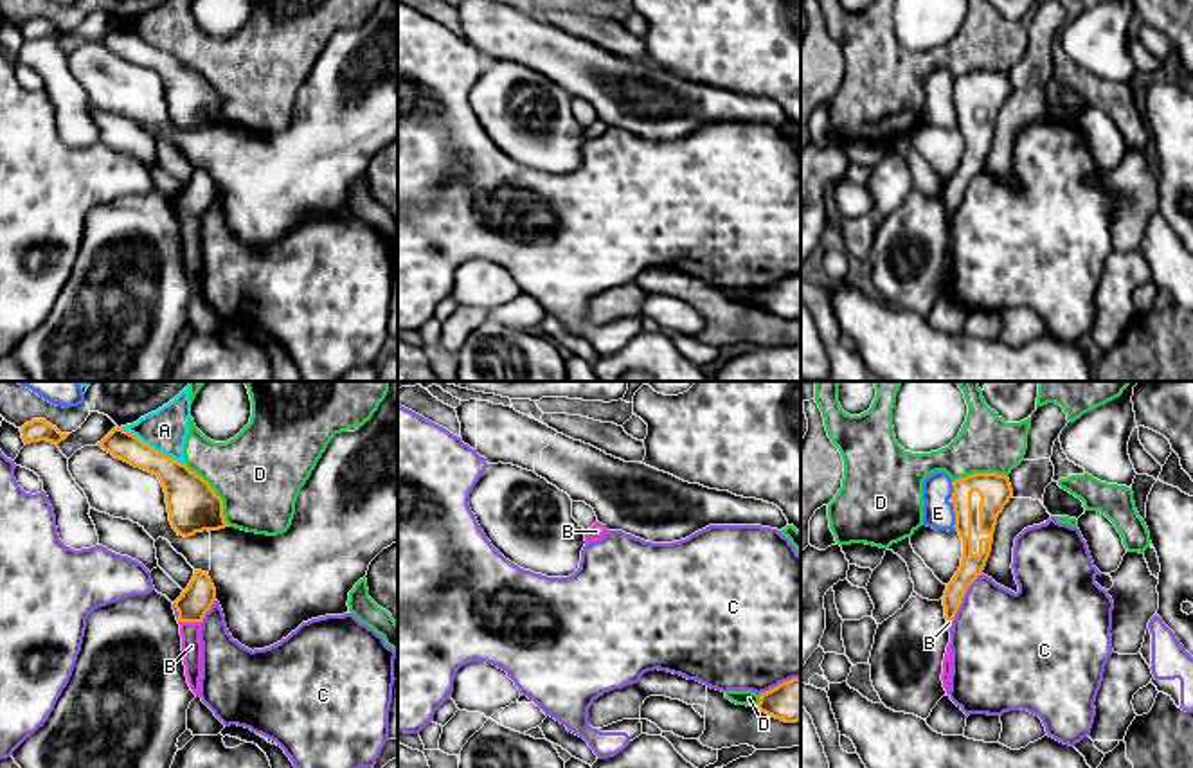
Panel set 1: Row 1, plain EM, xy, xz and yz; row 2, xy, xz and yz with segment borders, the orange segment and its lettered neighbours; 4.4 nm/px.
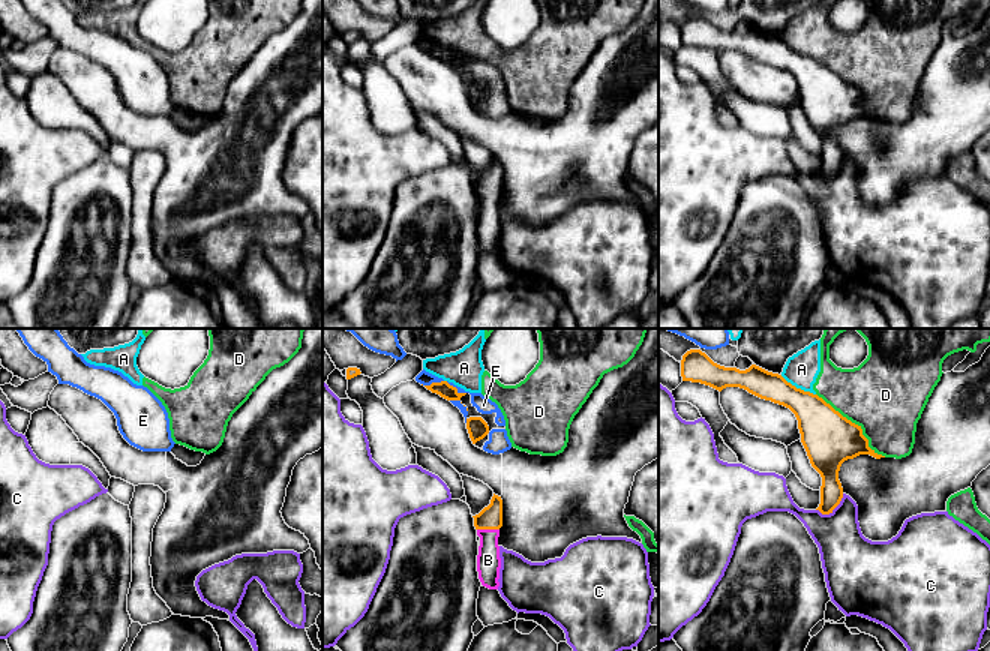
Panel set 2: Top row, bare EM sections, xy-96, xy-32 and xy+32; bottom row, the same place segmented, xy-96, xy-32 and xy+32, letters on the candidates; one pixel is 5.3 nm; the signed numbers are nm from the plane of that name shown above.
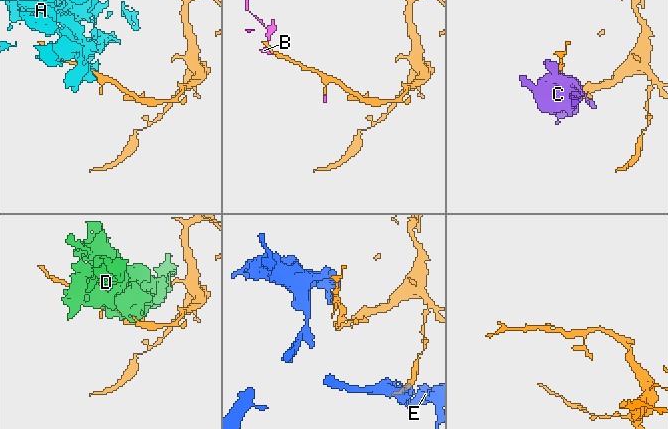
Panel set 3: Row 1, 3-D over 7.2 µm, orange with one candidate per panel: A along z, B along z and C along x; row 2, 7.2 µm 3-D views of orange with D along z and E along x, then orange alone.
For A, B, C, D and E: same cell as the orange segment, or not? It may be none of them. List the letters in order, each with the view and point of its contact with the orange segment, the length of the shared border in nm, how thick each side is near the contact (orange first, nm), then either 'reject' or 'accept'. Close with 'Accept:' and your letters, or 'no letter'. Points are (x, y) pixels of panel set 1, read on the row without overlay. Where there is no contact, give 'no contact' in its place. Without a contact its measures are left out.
A: contact xy (152, 45); length 340 nm; calibres 190 and 190 nm; reject
B: contact xy (189, 218); length 100 nm; calibres 140 and 90 nm; accept
C: contact yz (963, 193); length 260 nm; calibres 110 and 440 nm; reject
D: contact xy (215, 90); length 360 nm; calibres 240 and 400 nm; reject
E: contact yz (956, 110); length 110 nm; calibres 140 and 140 nm; reject
Accept: B

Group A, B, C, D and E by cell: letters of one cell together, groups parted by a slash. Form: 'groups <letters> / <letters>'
groups A D / B / C / E

